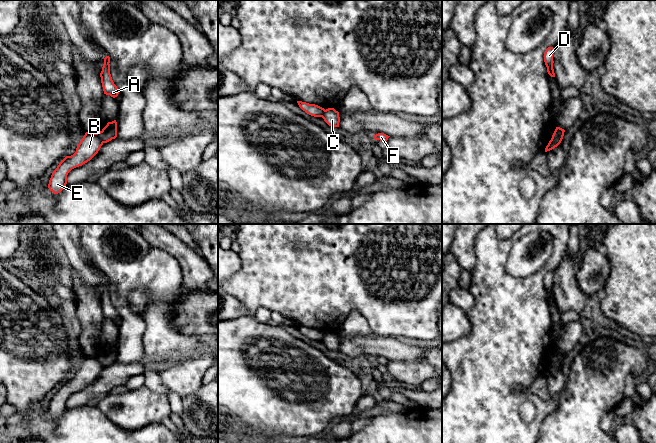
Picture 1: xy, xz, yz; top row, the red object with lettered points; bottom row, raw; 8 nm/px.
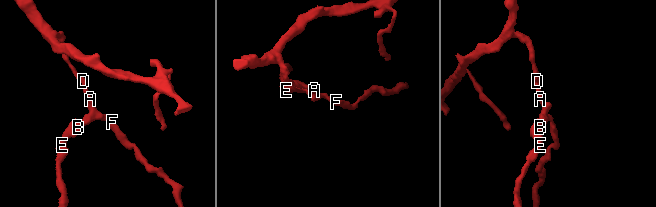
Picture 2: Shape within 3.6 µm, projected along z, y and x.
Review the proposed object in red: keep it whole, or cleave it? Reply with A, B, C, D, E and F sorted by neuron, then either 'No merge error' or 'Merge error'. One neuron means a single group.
Groups: A C D F / B E. Merge error

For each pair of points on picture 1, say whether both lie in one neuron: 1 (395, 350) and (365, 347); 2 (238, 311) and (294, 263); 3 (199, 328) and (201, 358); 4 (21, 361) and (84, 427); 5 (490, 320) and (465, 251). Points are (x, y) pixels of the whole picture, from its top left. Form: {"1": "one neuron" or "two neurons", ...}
{"1": "one neuron", "2": "two neurons", "3": "two neurons", "4": "one neuron", "5": "two neurons"}

